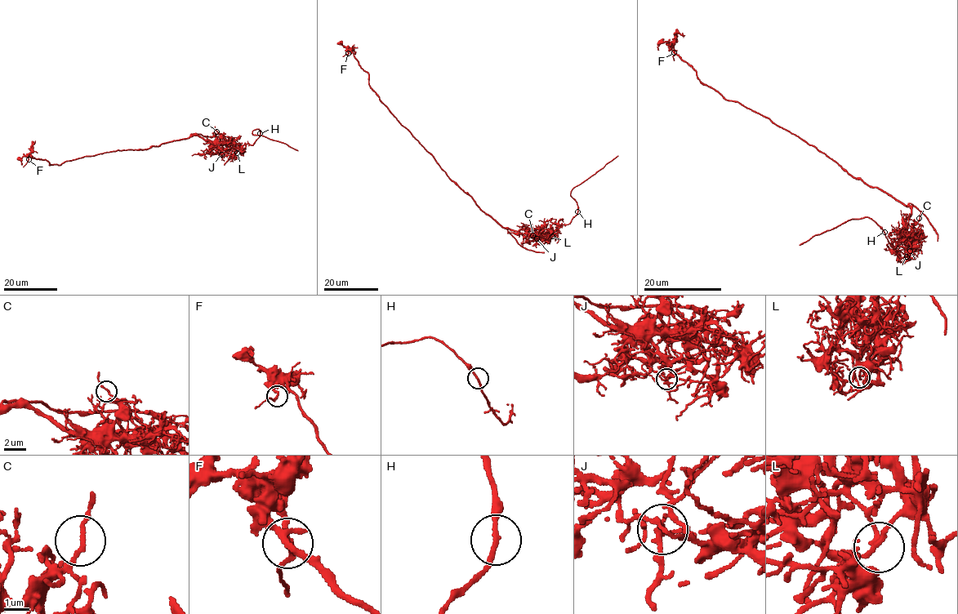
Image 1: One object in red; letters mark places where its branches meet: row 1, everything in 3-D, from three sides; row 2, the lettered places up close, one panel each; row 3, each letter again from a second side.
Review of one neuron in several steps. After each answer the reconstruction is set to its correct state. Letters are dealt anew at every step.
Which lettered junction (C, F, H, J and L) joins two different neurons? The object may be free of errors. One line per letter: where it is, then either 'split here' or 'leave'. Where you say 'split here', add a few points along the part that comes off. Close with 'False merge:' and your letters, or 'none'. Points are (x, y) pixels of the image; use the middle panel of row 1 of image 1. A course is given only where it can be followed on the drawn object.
C: place (532, 235); leave
F: place (348, 53); leave
H: place (577, 211); leave
J: place (536, 238); split here; course (536, 239), (547, 239), (555, 233), (559, 225), (569, 224), (577, 211), (571, 191), (618, 156)
L: place (552, 236); leave
False merge: J

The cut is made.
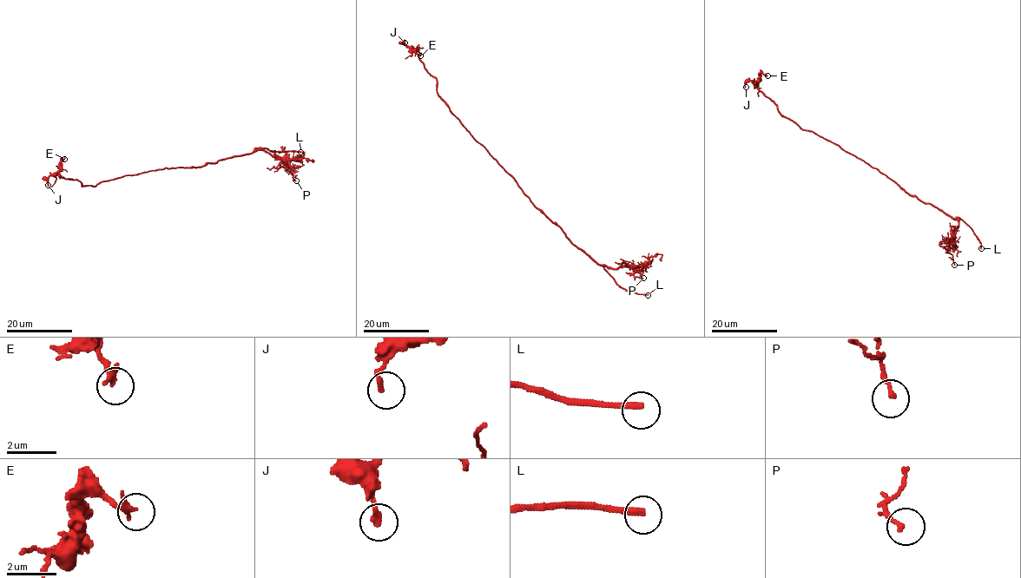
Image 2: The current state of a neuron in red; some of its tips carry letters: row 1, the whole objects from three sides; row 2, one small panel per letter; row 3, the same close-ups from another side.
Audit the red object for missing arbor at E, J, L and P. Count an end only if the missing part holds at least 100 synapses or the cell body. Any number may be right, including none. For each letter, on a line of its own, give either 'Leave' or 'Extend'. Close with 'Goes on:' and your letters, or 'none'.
E: Leave
J: Leave
L: Extend
P: Leave
Goes on: L

